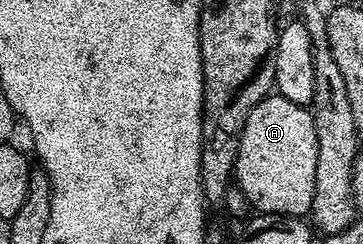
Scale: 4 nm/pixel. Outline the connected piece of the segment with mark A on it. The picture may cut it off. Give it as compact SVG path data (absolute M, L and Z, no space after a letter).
M269 94L263 100L259 100L254 110L250 110L250 118L246 118L234 169L235 183L239 184L249 205L257 213L269 216L307 217L312 211L314 202L314 178L317 166L318 138L311 111L305 105L290 102L279 94Z

